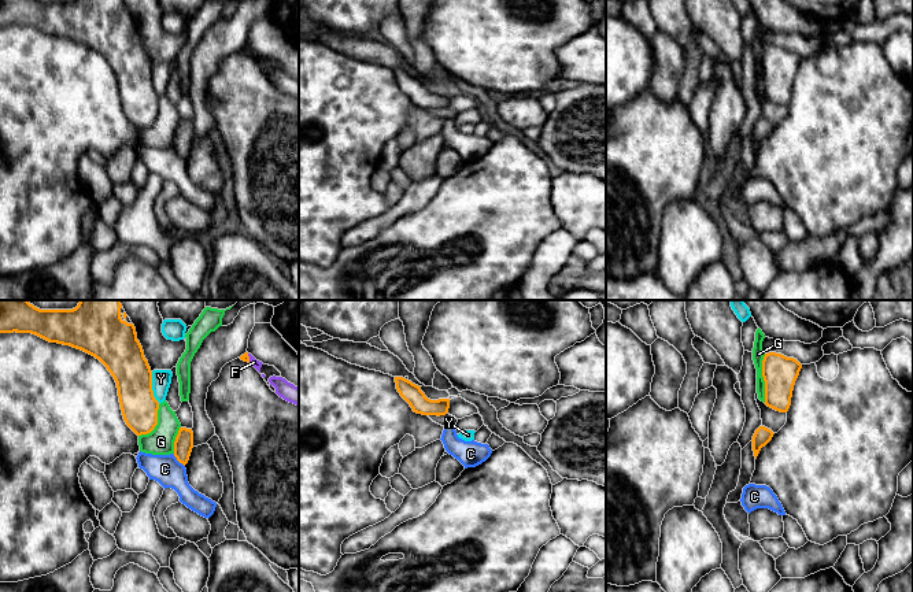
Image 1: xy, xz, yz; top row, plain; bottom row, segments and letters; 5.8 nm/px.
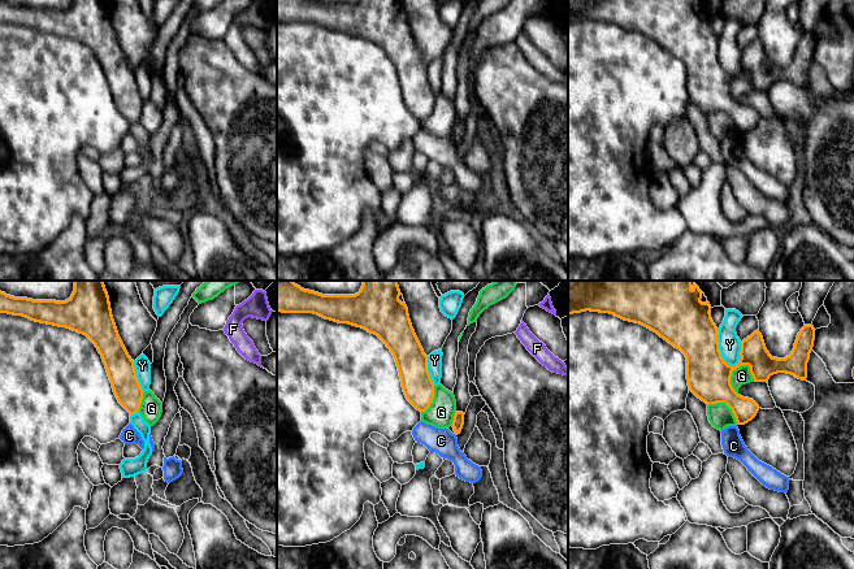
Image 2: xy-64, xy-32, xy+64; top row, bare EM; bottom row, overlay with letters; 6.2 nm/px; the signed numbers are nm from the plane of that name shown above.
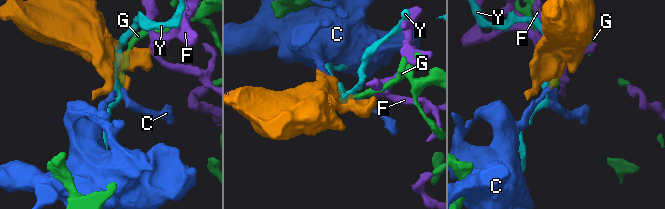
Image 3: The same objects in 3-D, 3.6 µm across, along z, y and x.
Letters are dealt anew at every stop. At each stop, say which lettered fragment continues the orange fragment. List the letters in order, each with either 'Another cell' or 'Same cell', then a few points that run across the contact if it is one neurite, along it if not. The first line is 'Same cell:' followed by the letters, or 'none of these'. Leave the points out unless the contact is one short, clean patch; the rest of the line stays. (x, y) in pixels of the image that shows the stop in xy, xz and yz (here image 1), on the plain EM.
Same cell: none of these
C: Another cell. Line: xy (173, 147), (184, 159)
F: Another cell
G: Another cell
Y: Another cell

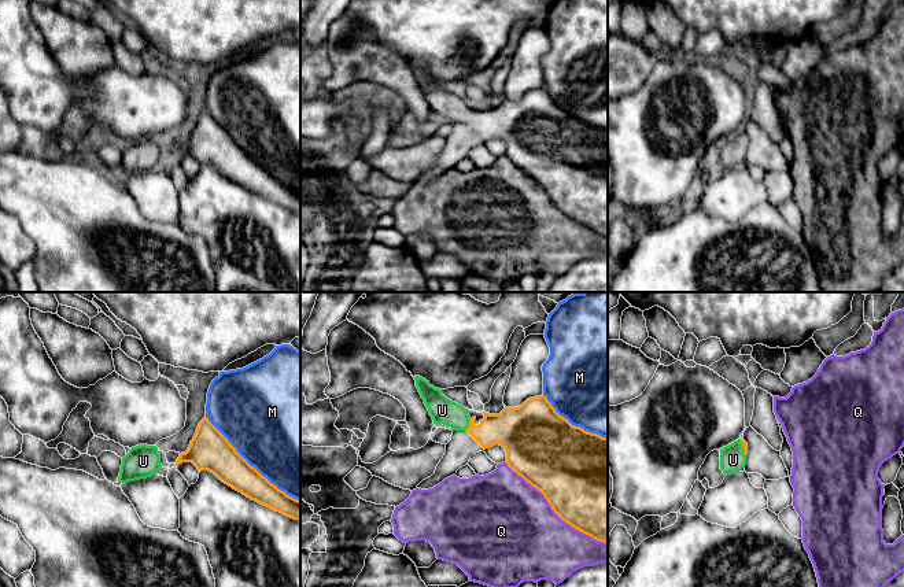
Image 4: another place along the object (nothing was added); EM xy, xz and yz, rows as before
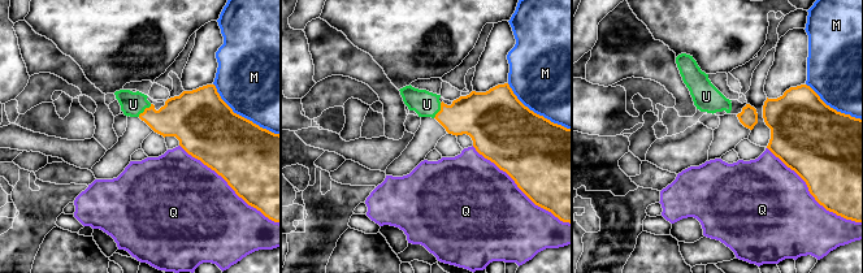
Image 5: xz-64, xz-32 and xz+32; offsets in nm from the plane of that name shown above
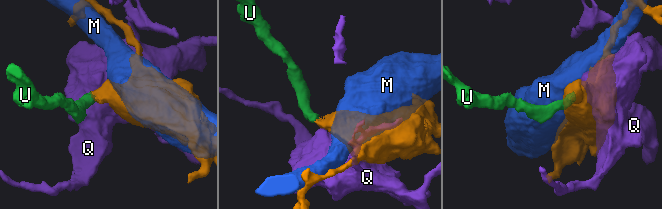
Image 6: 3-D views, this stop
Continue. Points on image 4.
Same cell: U
M: Another cell
Q: Another cell
U: Same cell. Line: xz (512, 121), (469, 117), (442, 103)

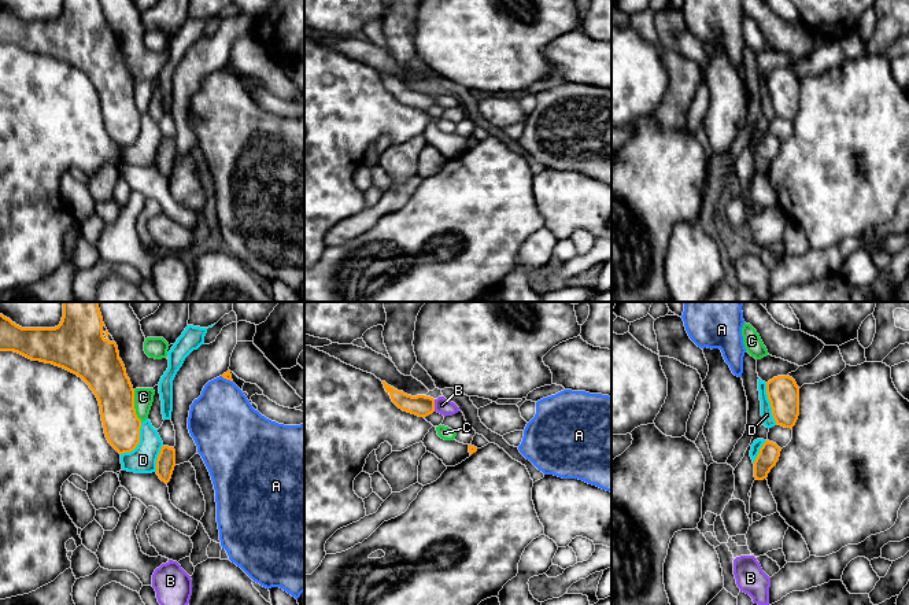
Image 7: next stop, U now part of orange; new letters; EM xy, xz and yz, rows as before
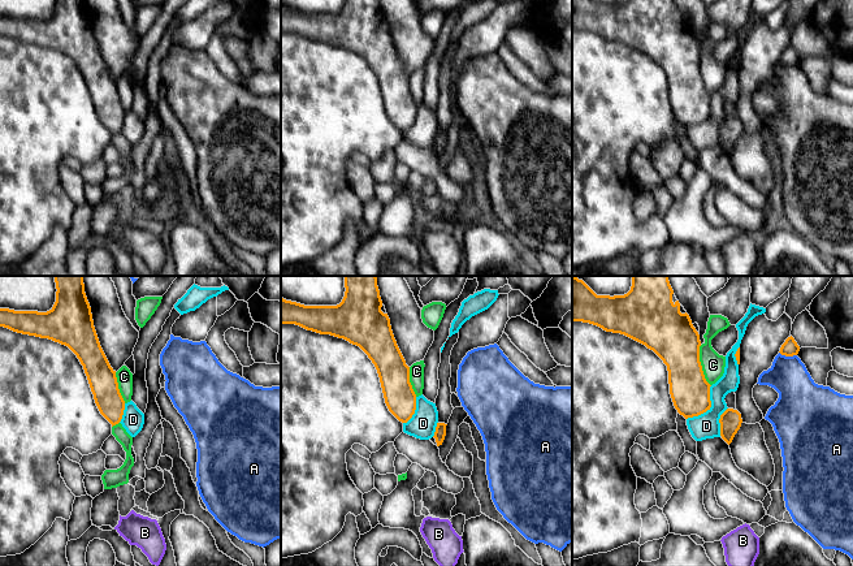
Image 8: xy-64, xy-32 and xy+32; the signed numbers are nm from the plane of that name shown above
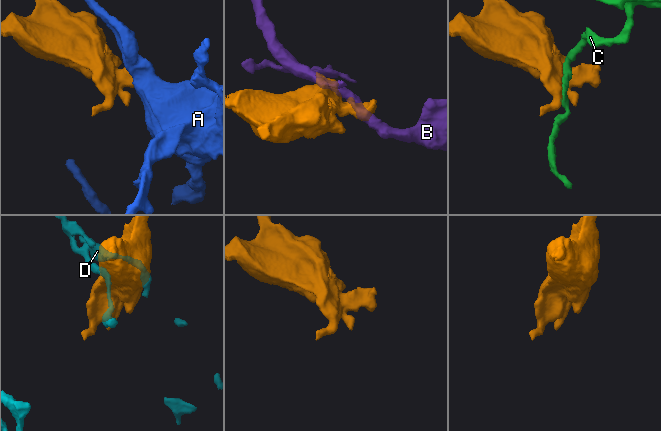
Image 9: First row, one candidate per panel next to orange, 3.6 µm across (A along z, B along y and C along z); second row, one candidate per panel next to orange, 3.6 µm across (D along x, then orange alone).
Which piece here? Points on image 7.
Same cell: none of these
A: Another cell
B: Another cell
C: Another cell
D: Another cell

